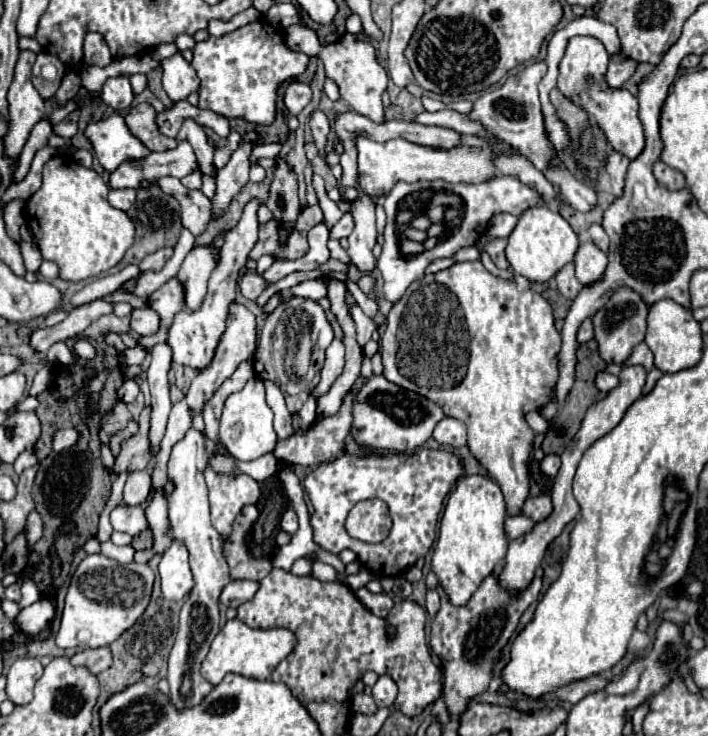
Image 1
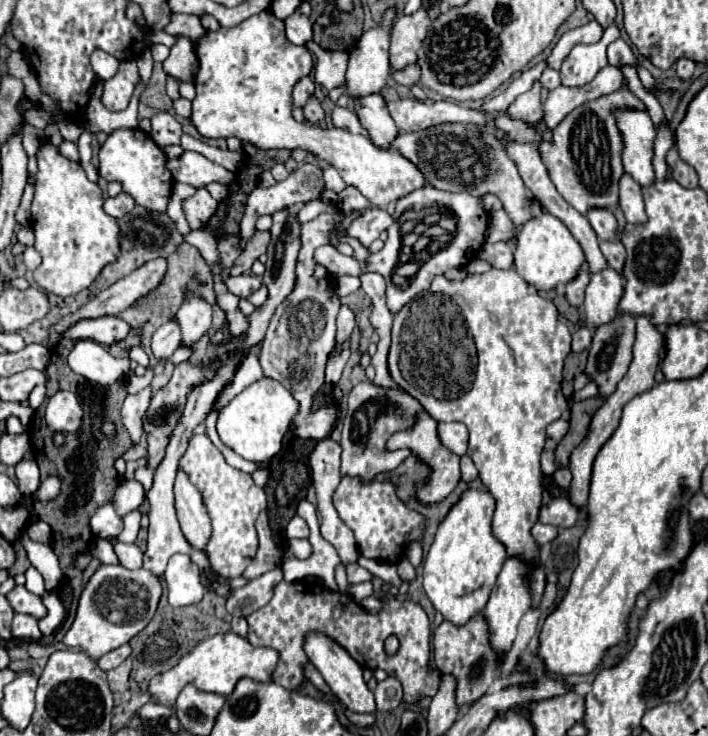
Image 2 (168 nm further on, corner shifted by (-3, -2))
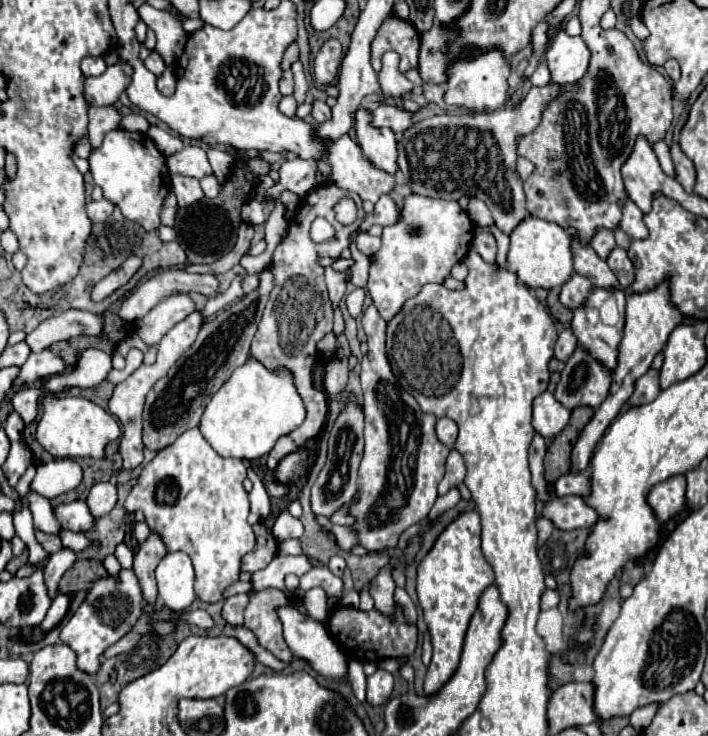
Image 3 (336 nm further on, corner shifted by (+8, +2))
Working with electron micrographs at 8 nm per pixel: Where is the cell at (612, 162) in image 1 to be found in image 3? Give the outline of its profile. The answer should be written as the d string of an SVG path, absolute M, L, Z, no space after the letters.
M624 198L622 200L622 220L620 220L620 228L630 238L644 238L644 236L648 236L648 230L646 230L644 222L642 222L642 212L640 212L640 208L630 198Z

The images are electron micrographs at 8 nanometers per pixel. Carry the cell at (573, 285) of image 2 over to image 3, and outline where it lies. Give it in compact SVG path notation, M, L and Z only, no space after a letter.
M572 274L572 278L560 290L560 302L566 308L574 310L580 304L584 304L584 296L588 296L590 288L592 288L592 284L590 284L588 278L584 278L580 274Z

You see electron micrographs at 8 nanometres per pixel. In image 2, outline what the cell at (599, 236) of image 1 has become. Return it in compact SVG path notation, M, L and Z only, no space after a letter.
M613 240L613 242L601 242L601 252L605 254L607 262L611 268L615 268L619 274L623 270L623 264L625 264L625 248L621 244L621 240Z

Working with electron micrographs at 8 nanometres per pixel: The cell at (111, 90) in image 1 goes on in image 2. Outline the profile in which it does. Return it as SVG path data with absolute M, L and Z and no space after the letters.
M123 60L119 64L119 72L111 80L103 82L101 100L103 100L105 108L113 110L113 112L125 110L137 84L139 84L137 62L135 60Z

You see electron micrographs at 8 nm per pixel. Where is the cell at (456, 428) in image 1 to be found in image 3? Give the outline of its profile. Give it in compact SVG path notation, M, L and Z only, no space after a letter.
M440 418L436 422L436 436L442 444L446 444L448 448L454 448L454 442L456 442L456 436L458 436L456 422L450 420L450 418Z

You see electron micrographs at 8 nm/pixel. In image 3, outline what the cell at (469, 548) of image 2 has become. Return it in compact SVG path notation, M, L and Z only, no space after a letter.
M476 510L462 512L436 538L430 552L416 568L416 592L424 610L424 620L432 634L432 662L424 680L424 694L434 696L458 668L468 622L478 608L478 598L494 582L494 570L480 548L480 516Z

